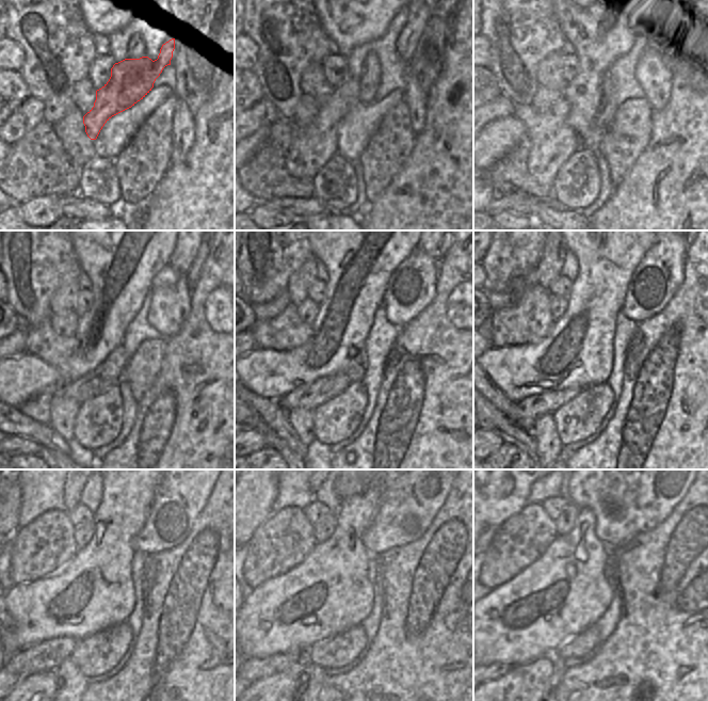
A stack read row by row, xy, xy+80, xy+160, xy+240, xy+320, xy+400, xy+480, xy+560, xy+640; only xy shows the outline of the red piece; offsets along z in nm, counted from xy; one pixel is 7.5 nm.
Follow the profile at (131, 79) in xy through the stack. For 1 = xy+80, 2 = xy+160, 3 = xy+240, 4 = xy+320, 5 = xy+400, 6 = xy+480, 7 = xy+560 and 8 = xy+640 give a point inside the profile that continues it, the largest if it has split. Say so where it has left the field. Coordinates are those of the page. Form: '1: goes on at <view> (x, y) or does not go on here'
1: goes on at xy+80 (311, 146)
2: goes on at xy+160 (552, 141)
3: goes on at xy+240 (43, 341)
4: goes on at xy+320 (286, 331)
5: goes on at xy+400 (528, 319)
6: goes on at xy+480 (42, 547)
7: goes on at xy+560 (284, 541)
8: goes on at xy+640 (521, 539)

